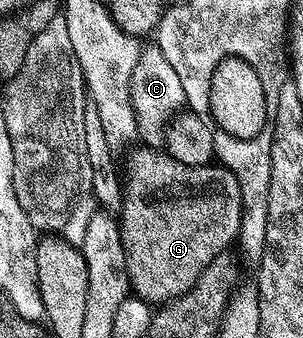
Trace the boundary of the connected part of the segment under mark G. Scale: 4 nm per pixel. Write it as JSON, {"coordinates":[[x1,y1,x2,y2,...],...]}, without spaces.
{"coordinates":[[137,146,137,149,126,158,125,168,123,164,123,187,119,192,119,201,121,200,119,223,121,237,123,238,123,250,127,258,129,287,132,295,136,296,138,300,146,302,178,300,180,296,187,294,187,290,191,290,191,286,195,286,195,282,199,282,199,274,203,274,203,270,207,270,207,266,211,266,211,262,215,262,215,258,219,258,219,254,229,252,234,247,239,234,239,222,241,221,241,211,243,210,243,198,239,194,239,182,235,178,235,174,231,174,231,170,227,170,223,166,213,167,183,165,182,162,176,161,175,158,169,156,165,150,148,146]]}

